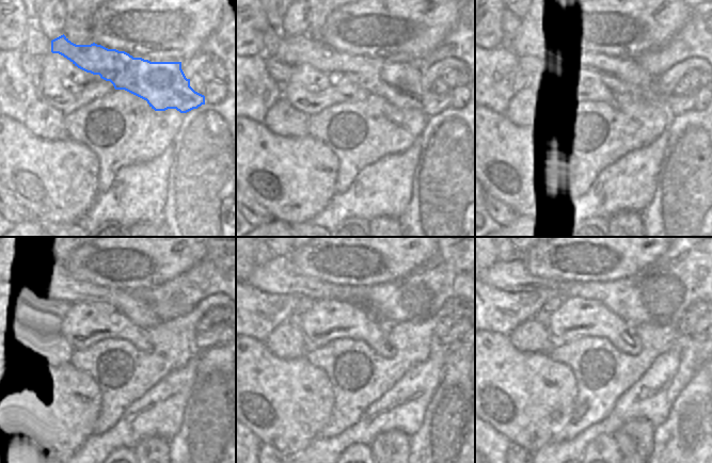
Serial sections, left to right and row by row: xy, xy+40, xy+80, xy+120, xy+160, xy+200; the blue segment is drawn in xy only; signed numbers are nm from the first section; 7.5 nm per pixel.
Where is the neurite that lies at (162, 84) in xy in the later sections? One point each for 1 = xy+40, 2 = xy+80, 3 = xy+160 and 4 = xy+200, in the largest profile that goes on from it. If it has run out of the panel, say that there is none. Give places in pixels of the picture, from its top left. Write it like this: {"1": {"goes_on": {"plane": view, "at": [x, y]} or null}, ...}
{"1": {"goes_on": {"plane": "xy+40", "at": [400, 83]}}, "2": {"goes_on": {"plane": "xy+80", "at": [535, 47]}}, "3": {"goes_on": {"plane": "xy+160", "at": [277, 276]}}, "4": {"goes_on": {"plane": "xy+200", "at": [513, 276]}}}

